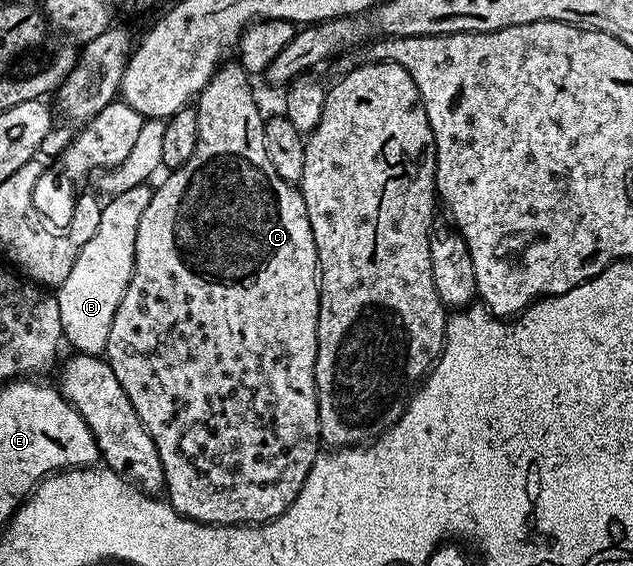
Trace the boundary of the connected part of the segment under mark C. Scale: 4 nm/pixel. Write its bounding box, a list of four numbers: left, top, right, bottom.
[106,61,322,527]

